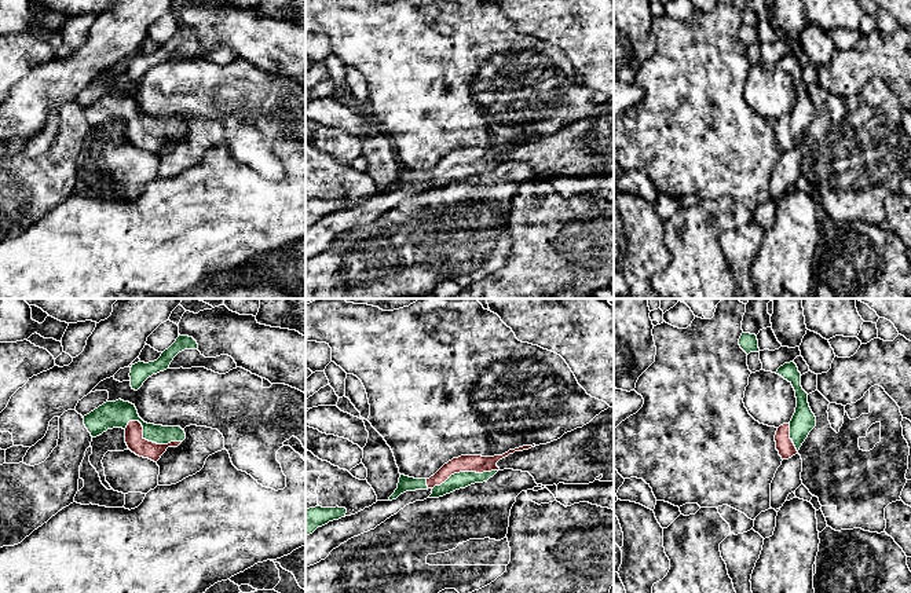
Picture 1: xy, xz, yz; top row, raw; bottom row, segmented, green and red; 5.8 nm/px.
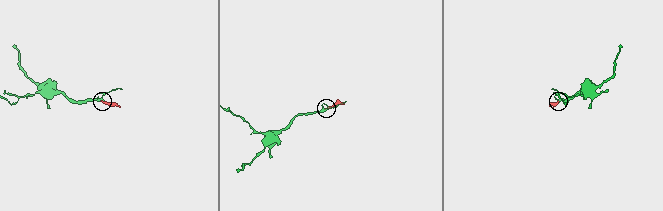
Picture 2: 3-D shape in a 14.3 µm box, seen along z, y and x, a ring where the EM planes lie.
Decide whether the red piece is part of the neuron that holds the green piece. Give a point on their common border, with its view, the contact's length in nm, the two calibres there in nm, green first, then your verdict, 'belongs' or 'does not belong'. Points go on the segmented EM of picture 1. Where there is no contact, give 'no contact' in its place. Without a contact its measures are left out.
xy (147, 439) | 340 nm | 160/110 nm | belongs

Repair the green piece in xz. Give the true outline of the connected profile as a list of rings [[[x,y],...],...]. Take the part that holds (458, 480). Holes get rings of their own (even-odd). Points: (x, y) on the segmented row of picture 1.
[[[535,444],[523,446],[515,450],[509,450],[502,455],[494,457],[461,455],[444,464],[429,479],[414,479],[400,475],[398,488],[388,501],[396,499],[406,491],[428,488],[432,490],[432,494],[428,498],[439,498],[456,490],[465,488],[471,484],[487,482],[500,471],[500,468],[497,466],[497,462],[500,460],[508,457],[509,454],[513,454],[515,451],[523,451],[531,447],[535,447]]]

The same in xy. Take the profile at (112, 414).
[[[106,402],[84,416],[84,425],[92,438],[113,428],[125,431],[128,449],[139,457],[157,462],[168,447],[178,447],[186,433],[180,427],[162,427],[144,422],[129,402]]]

